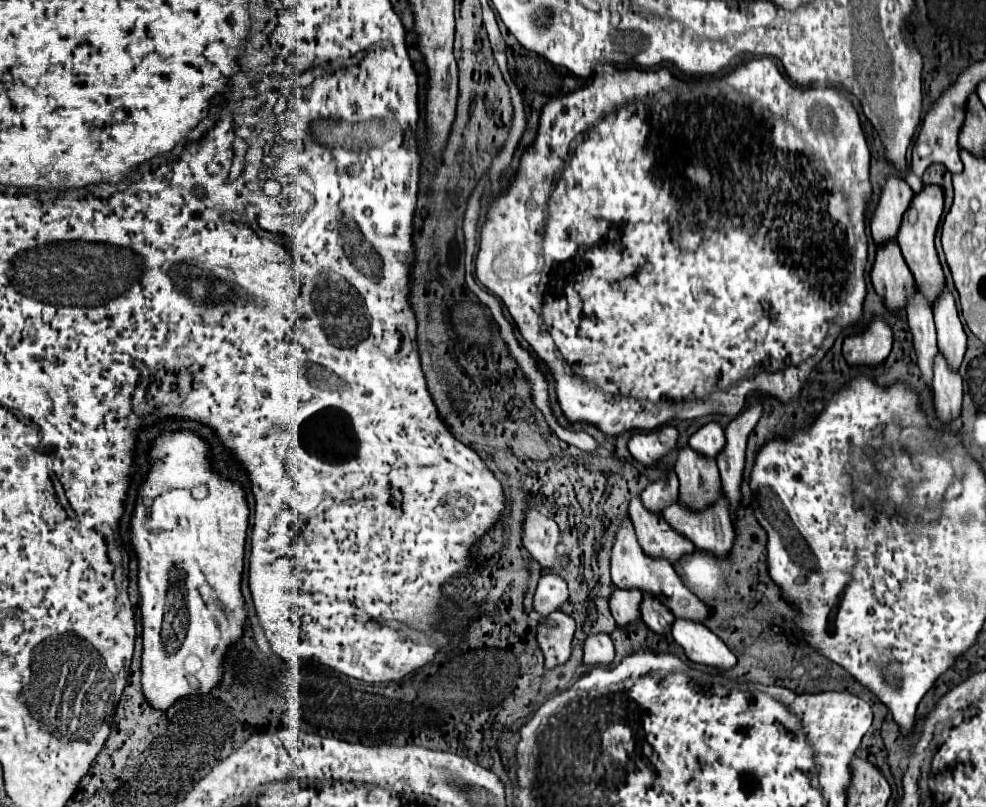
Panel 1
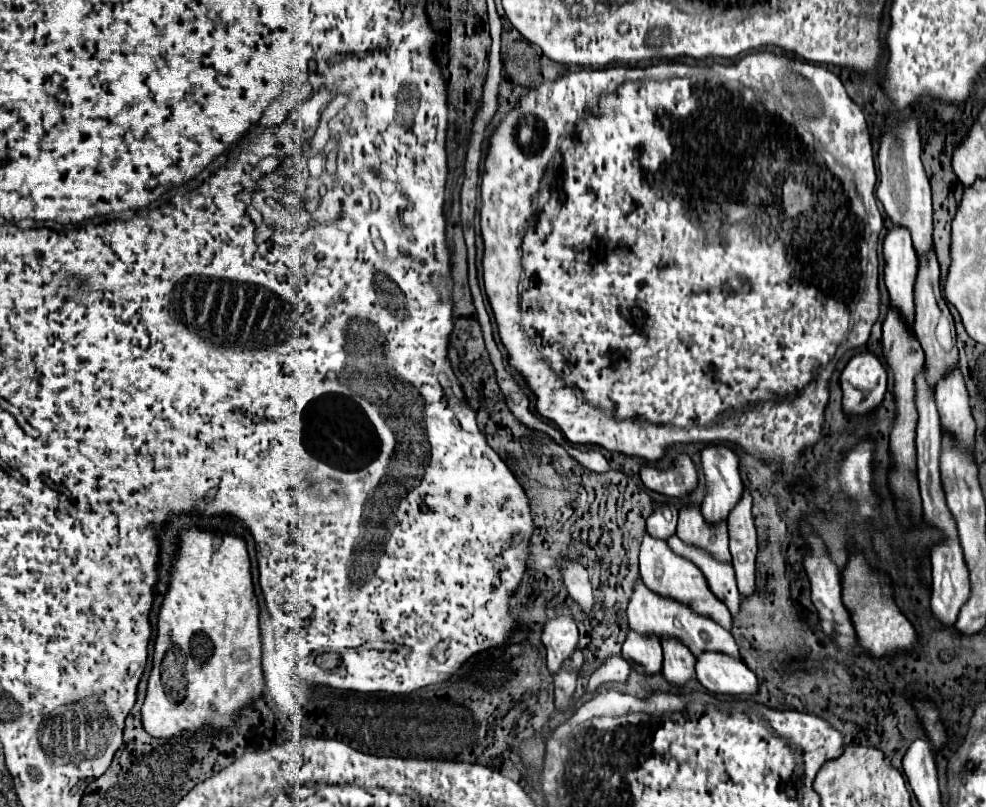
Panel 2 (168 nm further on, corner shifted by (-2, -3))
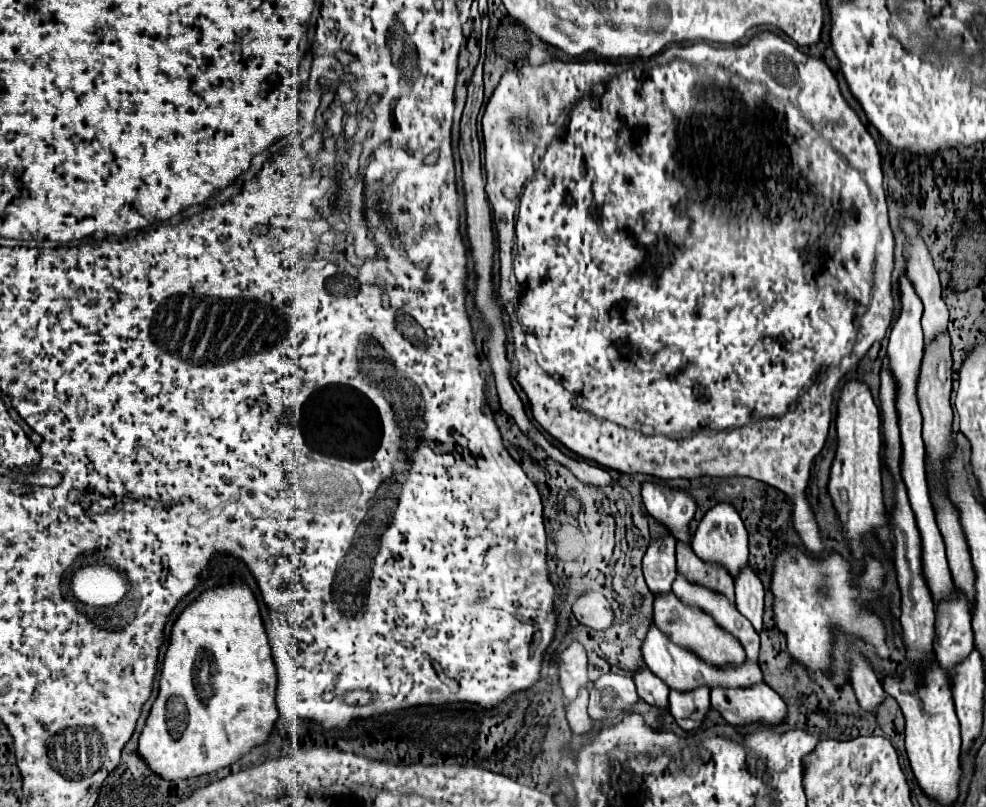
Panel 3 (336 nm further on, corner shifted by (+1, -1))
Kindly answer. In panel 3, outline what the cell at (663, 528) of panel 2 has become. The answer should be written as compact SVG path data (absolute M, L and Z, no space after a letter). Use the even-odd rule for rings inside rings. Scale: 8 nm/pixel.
M664 536L648 546L642 562L644 578L654 596L672 592L672 582L676 580L676 540Z

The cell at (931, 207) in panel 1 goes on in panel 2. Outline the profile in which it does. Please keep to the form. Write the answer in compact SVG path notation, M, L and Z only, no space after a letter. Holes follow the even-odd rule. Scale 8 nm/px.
M927 250L927 254L917 254L919 258L919 272L915 280L915 320L913 330L919 334L919 342L925 350L927 374L931 374L931 382L943 374L943 370L951 370L957 362L957 336L955 336L955 322L949 312L949 306L941 294L939 284L939 264L935 258L935 250Z

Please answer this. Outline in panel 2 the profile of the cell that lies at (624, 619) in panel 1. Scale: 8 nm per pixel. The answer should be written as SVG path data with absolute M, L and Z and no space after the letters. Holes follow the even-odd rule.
M629 628L621 654L623 654L623 658L627 658L627 662L631 666L645 670L645 672L639 672L639 674L655 674L655 672L661 670L663 654L661 654L659 638L655 638L653 634L651 636L639 634L639 632Z

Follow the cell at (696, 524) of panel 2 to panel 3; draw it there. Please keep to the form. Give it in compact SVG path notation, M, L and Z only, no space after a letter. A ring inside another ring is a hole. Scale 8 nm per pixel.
M688 544L676 546L676 558L678 572L684 574L686 580L690 580L692 584L702 584L714 592L720 592L722 596L728 598L730 604L734 604L734 582L720 564L704 564L698 556L694 556Z

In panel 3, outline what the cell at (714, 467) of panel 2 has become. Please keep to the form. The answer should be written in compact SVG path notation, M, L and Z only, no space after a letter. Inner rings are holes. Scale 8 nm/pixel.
M716 504L712 510L706 512L702 518L694 538L692 538L692 550L696 556L710 564L722 564L732 578L736 578L742 568L748 564L748 532L744 528L744 522L740 514L730 504Z

